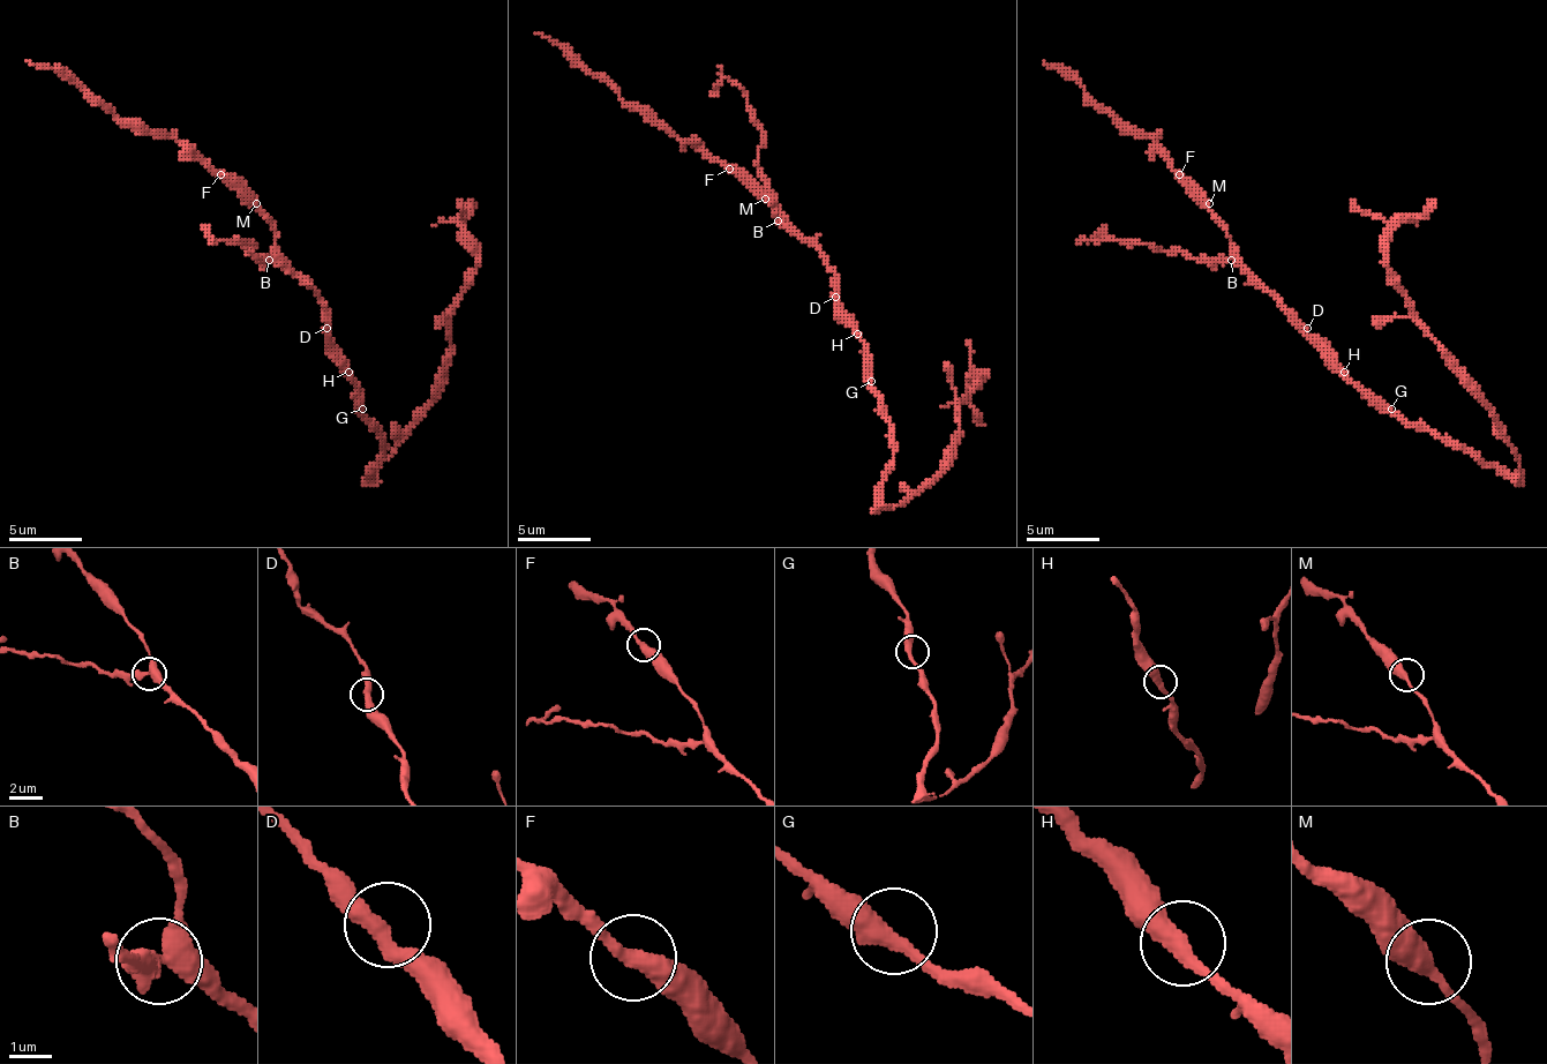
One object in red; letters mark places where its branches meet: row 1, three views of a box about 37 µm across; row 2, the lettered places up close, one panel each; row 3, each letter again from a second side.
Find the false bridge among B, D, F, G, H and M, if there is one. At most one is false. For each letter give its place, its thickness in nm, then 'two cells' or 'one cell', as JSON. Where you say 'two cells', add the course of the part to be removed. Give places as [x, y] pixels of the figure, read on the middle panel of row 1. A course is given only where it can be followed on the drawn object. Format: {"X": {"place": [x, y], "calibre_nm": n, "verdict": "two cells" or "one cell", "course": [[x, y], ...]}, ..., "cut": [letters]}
{"B": {"place": [778, 220], "calibre_nm": 360, "verdict": "two cells", "course": [[776, 220], [776, 194], [758, 165], [761, 125], [748, 96], [726, 77], [711, 92]]}, "D": {"place": [835, 297], "calibre_nm": 380, "verdict": "one cell"}, "F": {"place": [729, 169], "calibre_nm": 380, "verdict": "one cell"}, "G": {"place": [871, 381], "calibre_nm": 400, "verdict": "one cell"}, "H": {"place": [857, 334], "calibre_nm": 360, "verdict": "one cell"}, "M": {"place": [765, 199], "calibre_nm": 380, "verdict": "one cell"}, "cut": ["B"]}

